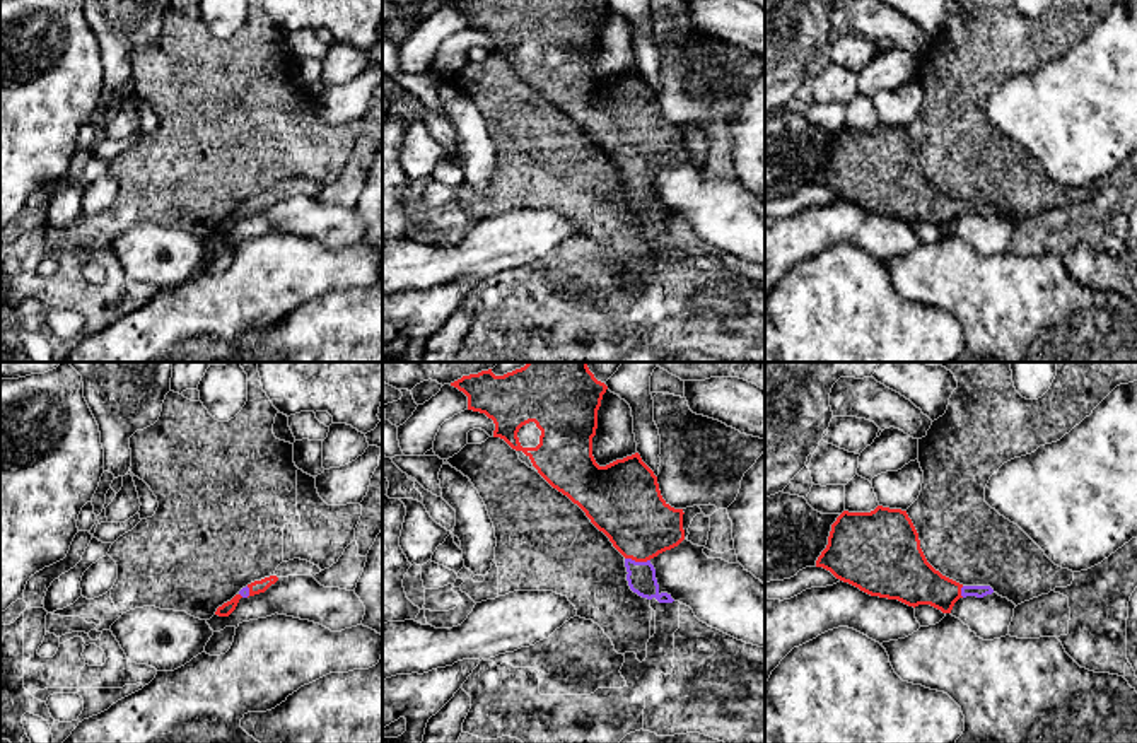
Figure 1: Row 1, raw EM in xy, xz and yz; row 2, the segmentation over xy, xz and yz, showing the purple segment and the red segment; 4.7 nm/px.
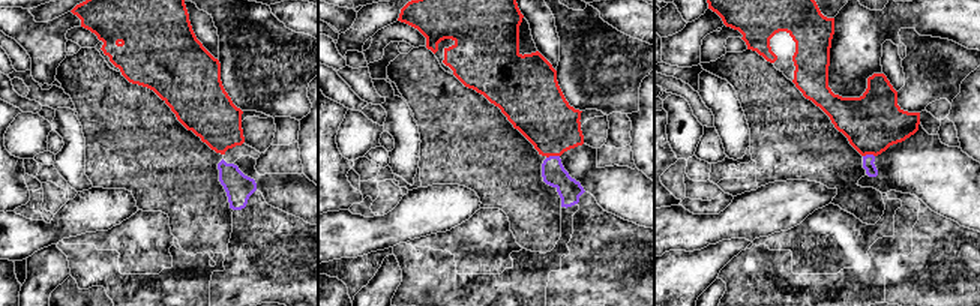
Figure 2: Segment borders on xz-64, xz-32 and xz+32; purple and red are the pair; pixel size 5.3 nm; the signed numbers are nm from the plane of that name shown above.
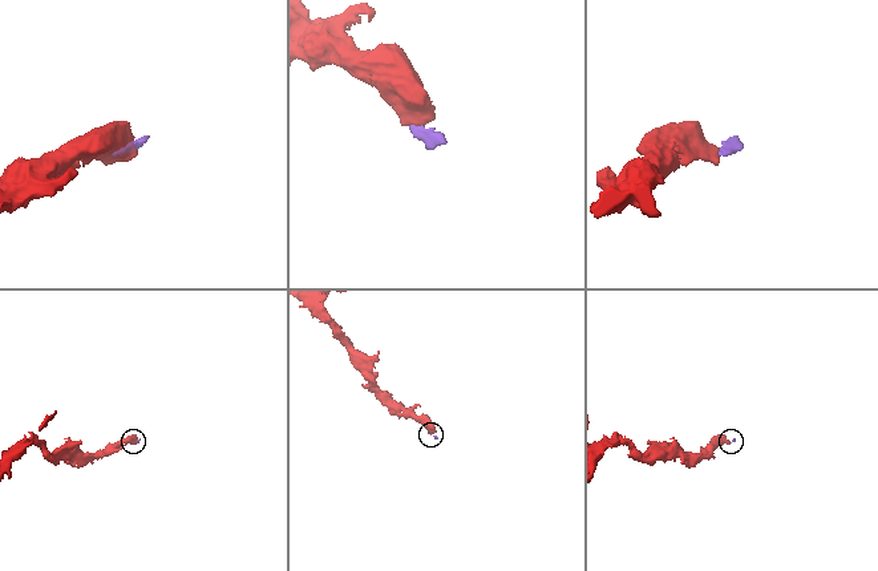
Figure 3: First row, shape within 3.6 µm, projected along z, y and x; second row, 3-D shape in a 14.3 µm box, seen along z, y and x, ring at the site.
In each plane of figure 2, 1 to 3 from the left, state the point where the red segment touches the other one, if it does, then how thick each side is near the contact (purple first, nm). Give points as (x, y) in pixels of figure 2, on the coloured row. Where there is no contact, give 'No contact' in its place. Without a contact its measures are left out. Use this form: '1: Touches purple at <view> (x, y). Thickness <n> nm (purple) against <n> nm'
1: No contact
2: Touches purple at xz-32 (553, 156). Thickness 130 nm (purple) against 300 nm
3: Touches purple at xz+32 (868, 155). Thickness 60 nm (purple) against 320 nm

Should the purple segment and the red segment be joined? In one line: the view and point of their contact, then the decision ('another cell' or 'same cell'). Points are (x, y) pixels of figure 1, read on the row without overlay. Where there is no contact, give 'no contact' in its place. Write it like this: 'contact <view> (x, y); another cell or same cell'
contact xz (637, 180); same cell

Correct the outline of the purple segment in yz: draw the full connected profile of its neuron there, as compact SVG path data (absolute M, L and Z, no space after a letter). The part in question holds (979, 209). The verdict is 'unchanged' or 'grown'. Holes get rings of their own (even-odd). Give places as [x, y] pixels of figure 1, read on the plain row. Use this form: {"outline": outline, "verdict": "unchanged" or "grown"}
{"outline": "M883 123L871 130L843 128L816 184L871 214L913 225L930 222L942 231L951 231L959 215L994 210L990 203L963 203L936 188L907 128Z", "verdict": "grown"}

